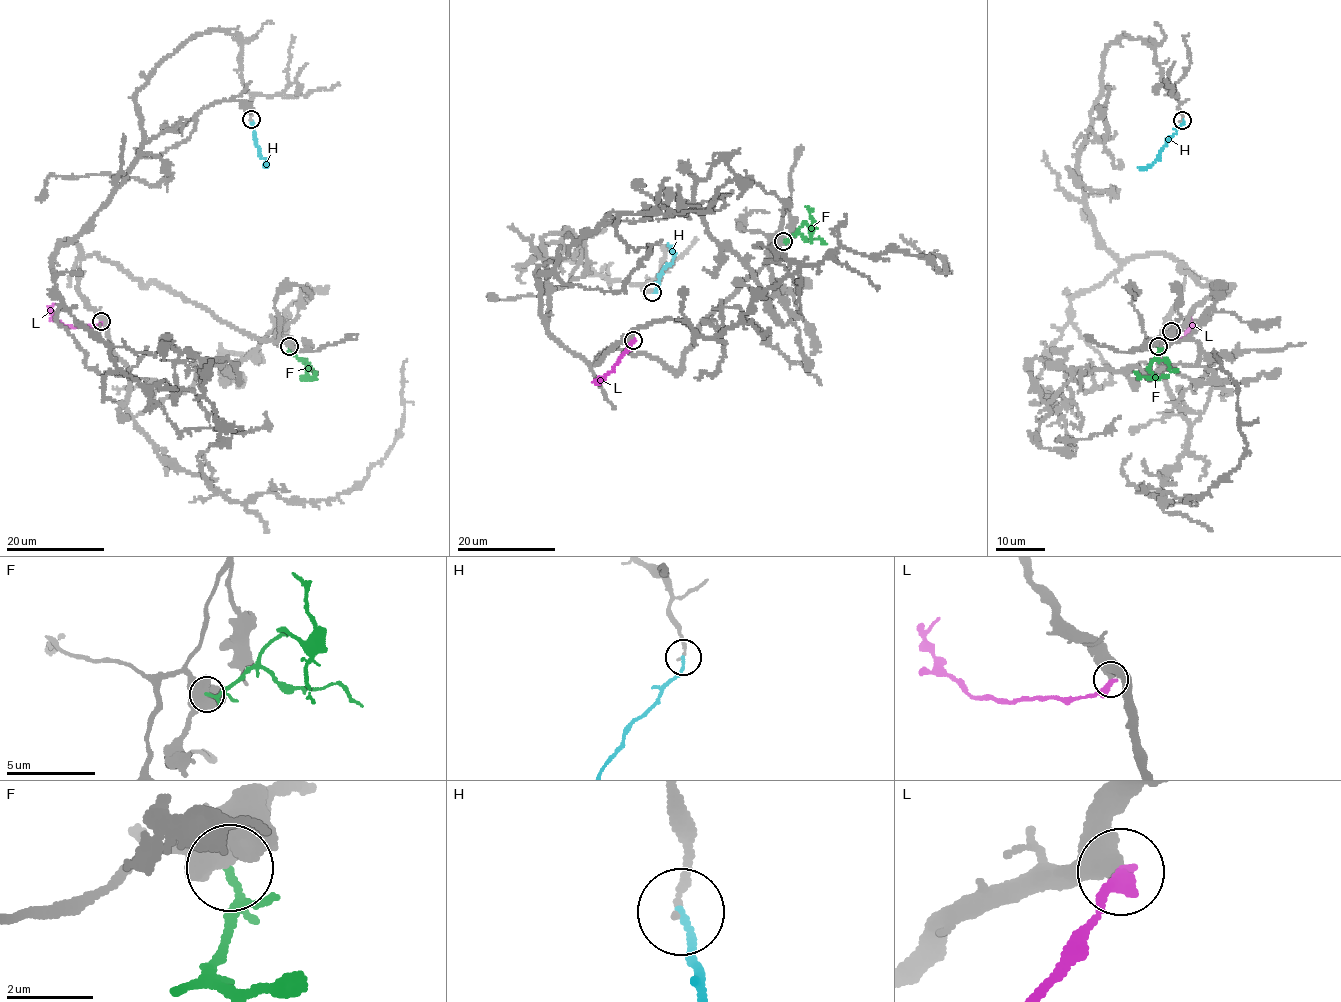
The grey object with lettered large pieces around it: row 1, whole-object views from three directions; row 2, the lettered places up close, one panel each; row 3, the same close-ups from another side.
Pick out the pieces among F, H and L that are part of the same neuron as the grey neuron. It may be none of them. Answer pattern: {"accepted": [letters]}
{"accepted": ["H"]}

